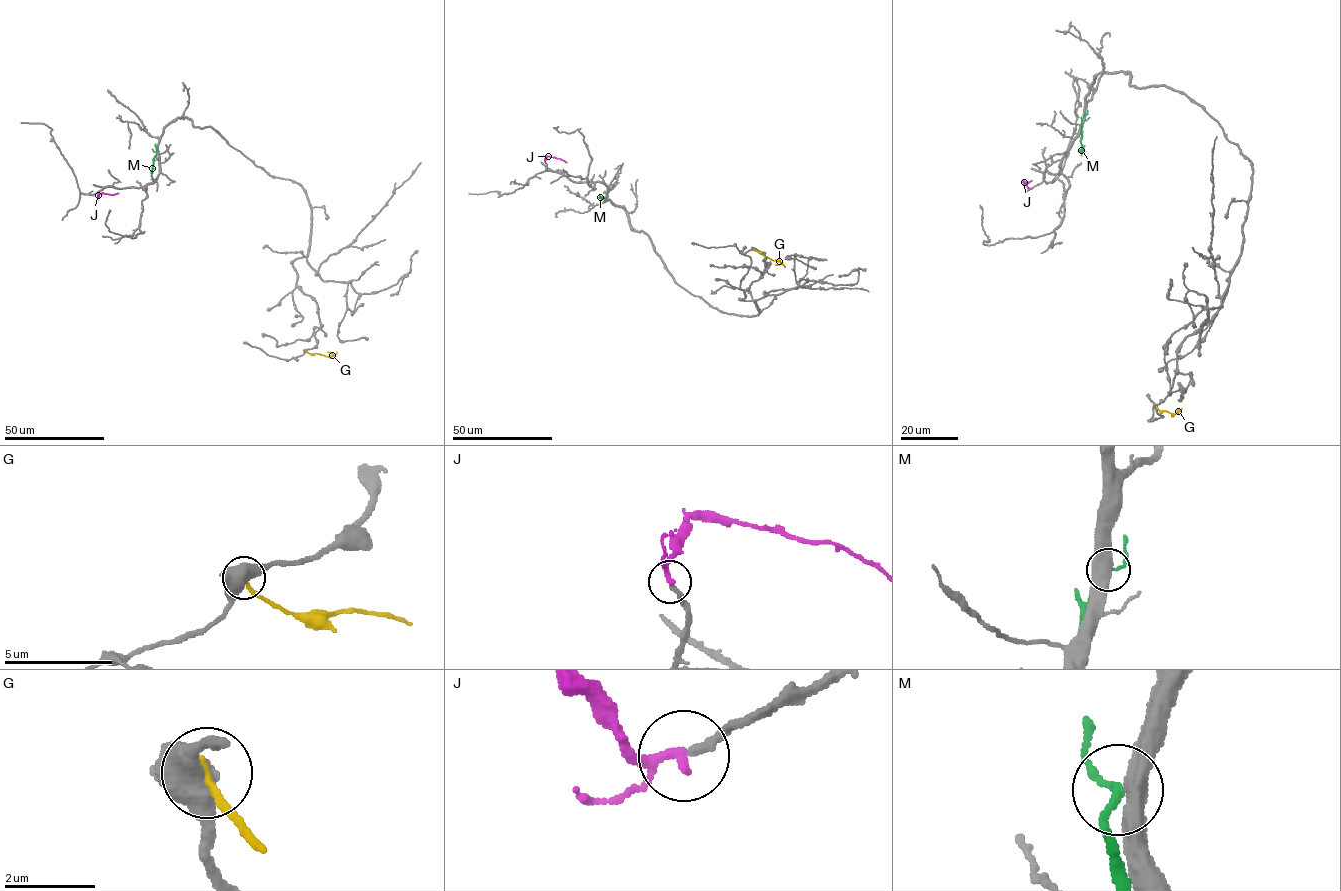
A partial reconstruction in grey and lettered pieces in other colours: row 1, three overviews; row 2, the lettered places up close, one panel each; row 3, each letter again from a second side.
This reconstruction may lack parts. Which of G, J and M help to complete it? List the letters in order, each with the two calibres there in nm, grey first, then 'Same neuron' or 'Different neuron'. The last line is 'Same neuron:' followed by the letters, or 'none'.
G: Thickness 480 nm (grey) against 170 nm. Different neuron
J: Thickness 200 nm (grey) against 180 nm. Same neuron
M: Thickness 550 nm (grey) against 140 nm. Different neuron
Same neuron: J

